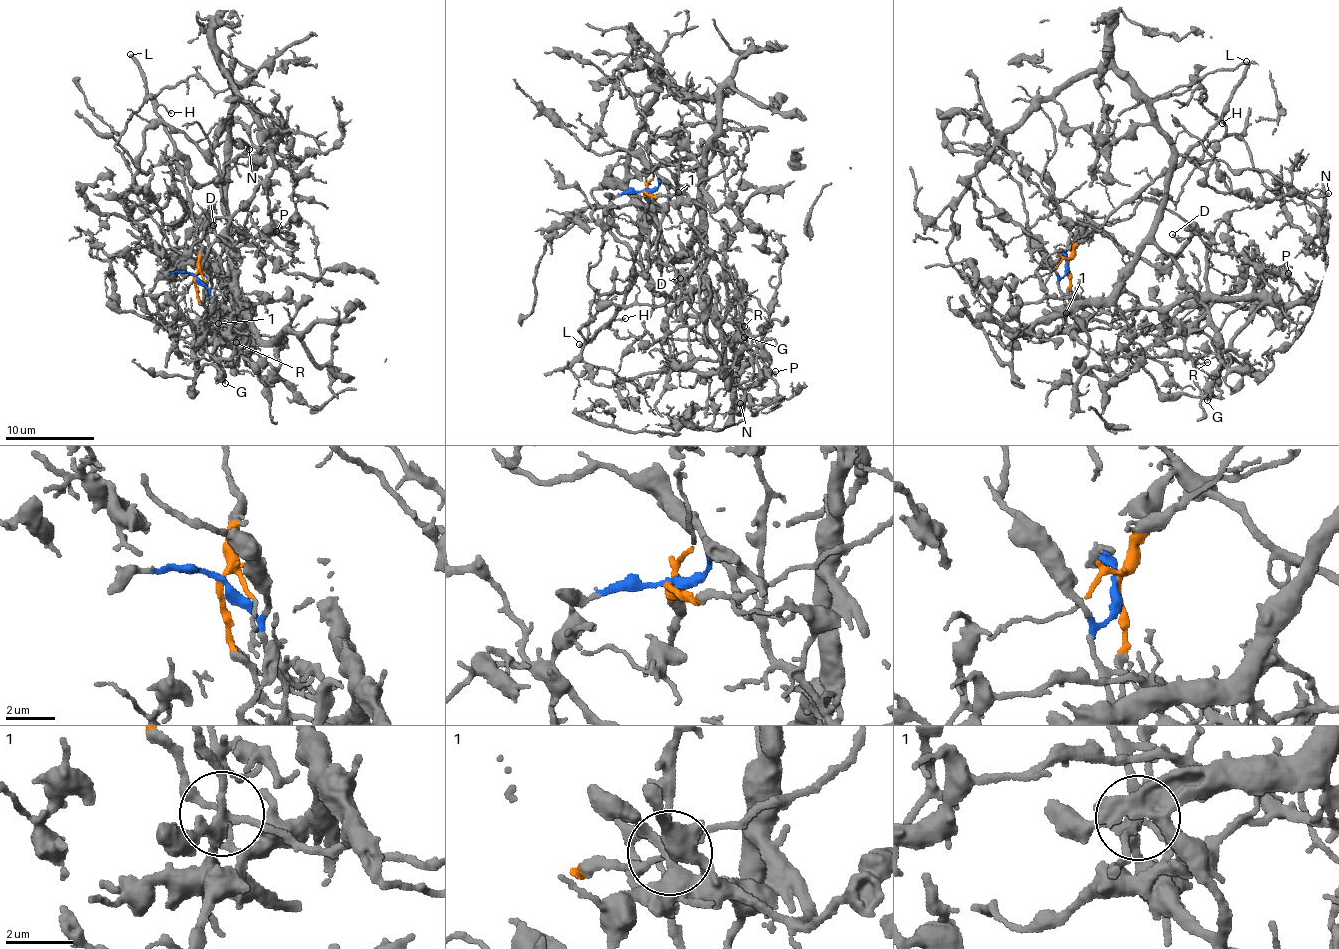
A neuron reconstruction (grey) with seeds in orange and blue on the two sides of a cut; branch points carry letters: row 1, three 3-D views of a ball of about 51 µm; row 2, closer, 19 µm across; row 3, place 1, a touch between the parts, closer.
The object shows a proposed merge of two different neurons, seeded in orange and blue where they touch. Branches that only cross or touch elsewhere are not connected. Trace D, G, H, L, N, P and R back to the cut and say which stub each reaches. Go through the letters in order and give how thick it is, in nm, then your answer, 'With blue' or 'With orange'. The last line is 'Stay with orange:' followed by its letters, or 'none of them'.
D: Thickness 110 nm. With blue
G: Thickness 550 nm. With blue
H: Thickness 130 nm. With orange
L: Thickness 300 nm. With orange
N: Thickness 240 nm. With blue
P: Thickness 340 nm. With blue
R: Thickness 160 nm. With blue
Stay with orange: H, L

